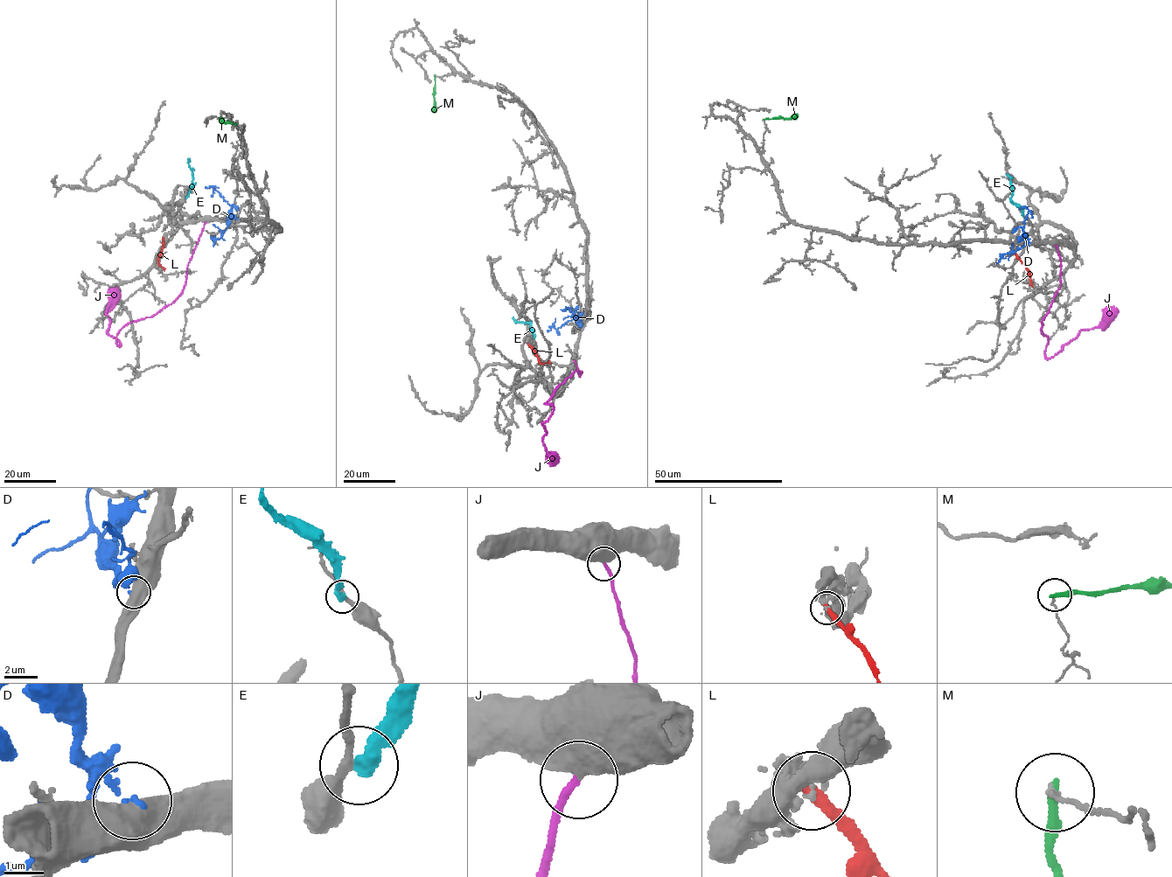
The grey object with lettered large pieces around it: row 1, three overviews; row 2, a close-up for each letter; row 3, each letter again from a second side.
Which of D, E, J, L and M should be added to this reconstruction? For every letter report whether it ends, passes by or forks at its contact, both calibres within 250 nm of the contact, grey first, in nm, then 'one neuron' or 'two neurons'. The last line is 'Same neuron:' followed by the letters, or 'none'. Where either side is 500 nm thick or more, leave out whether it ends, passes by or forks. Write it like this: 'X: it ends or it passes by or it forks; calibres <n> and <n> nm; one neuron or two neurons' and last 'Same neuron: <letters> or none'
D: calibres 800 and 140 nm; two neurons
E: it ends; calibres 220 and 400 nm; two neurons
J: calibres 700 and 190 nm; one neuron
L: it ends; calibres 240 and 320 nm; two neurons
M: it ends; calibres 110 and 280 nm; two neurons
Same neuron: J

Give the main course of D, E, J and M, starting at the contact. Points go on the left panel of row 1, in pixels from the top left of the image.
D: (228, 219), (232, 206), (213, 186), (219, 187)
E: (185, 198), (192, 184), (189, 158)
J: (205, 222), (179, 295), (127, 324), (117, 334), (118, 345), (107, 332), (110, 323), (105, 314), (119, 288)
M: (236, 124), (224, 122), (221, 118)

